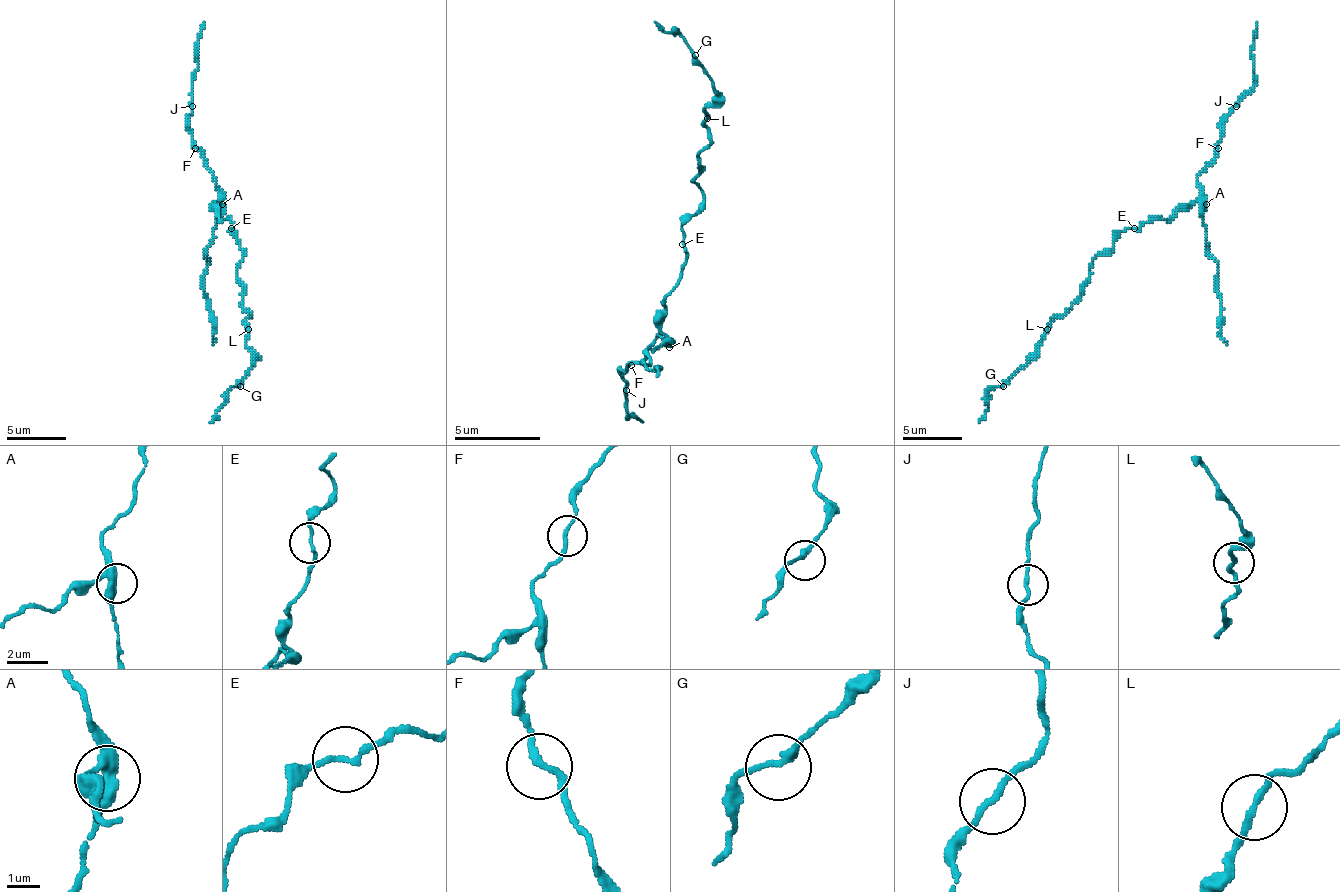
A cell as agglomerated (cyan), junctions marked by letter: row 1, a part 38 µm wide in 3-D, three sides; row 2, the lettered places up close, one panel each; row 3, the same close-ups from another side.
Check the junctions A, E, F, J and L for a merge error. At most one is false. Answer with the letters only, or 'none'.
L

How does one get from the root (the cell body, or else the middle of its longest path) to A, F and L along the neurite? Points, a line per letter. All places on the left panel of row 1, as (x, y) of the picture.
A: (231, 228), (234, 225), (219, 216), (216, 204), (219, 201), (222, 204)
F: (231, 228), (234, 225), (228, 219), (222, 219), (216, 207), (219, 198), (216, 177), (195, 148)
L: (231, 228), (246, 252), (237, 270), (237, 282), (243, 288), (243, 309), (249, 315), (246, 321), (249, 330)

